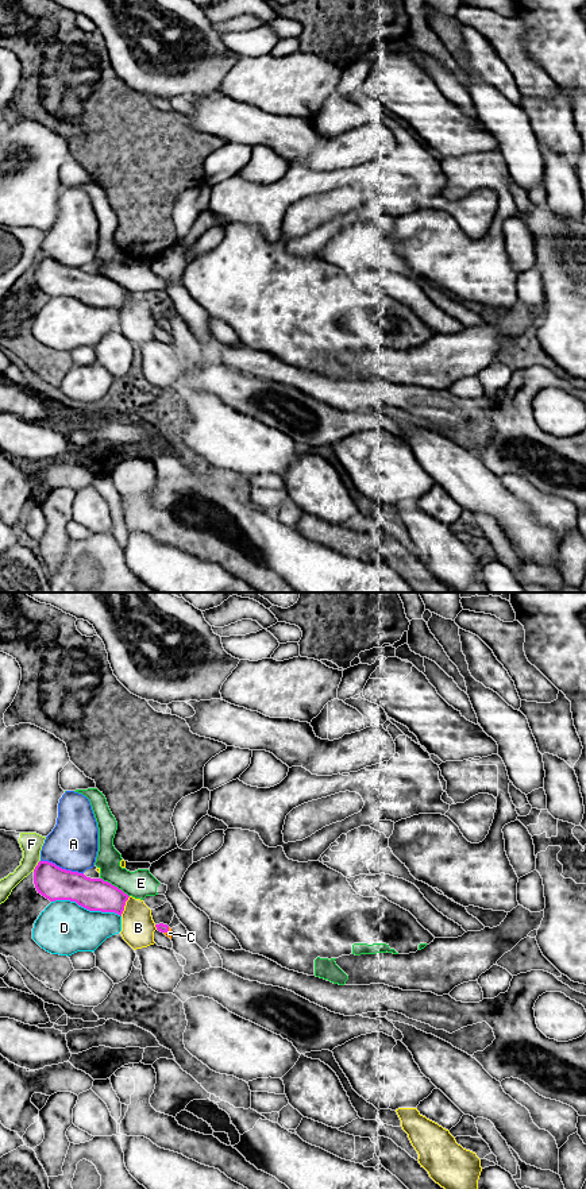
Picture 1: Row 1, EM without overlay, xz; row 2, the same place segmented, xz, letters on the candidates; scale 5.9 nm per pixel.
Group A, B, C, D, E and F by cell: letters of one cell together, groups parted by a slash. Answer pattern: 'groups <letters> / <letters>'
groups A / B / C / D / E / F

